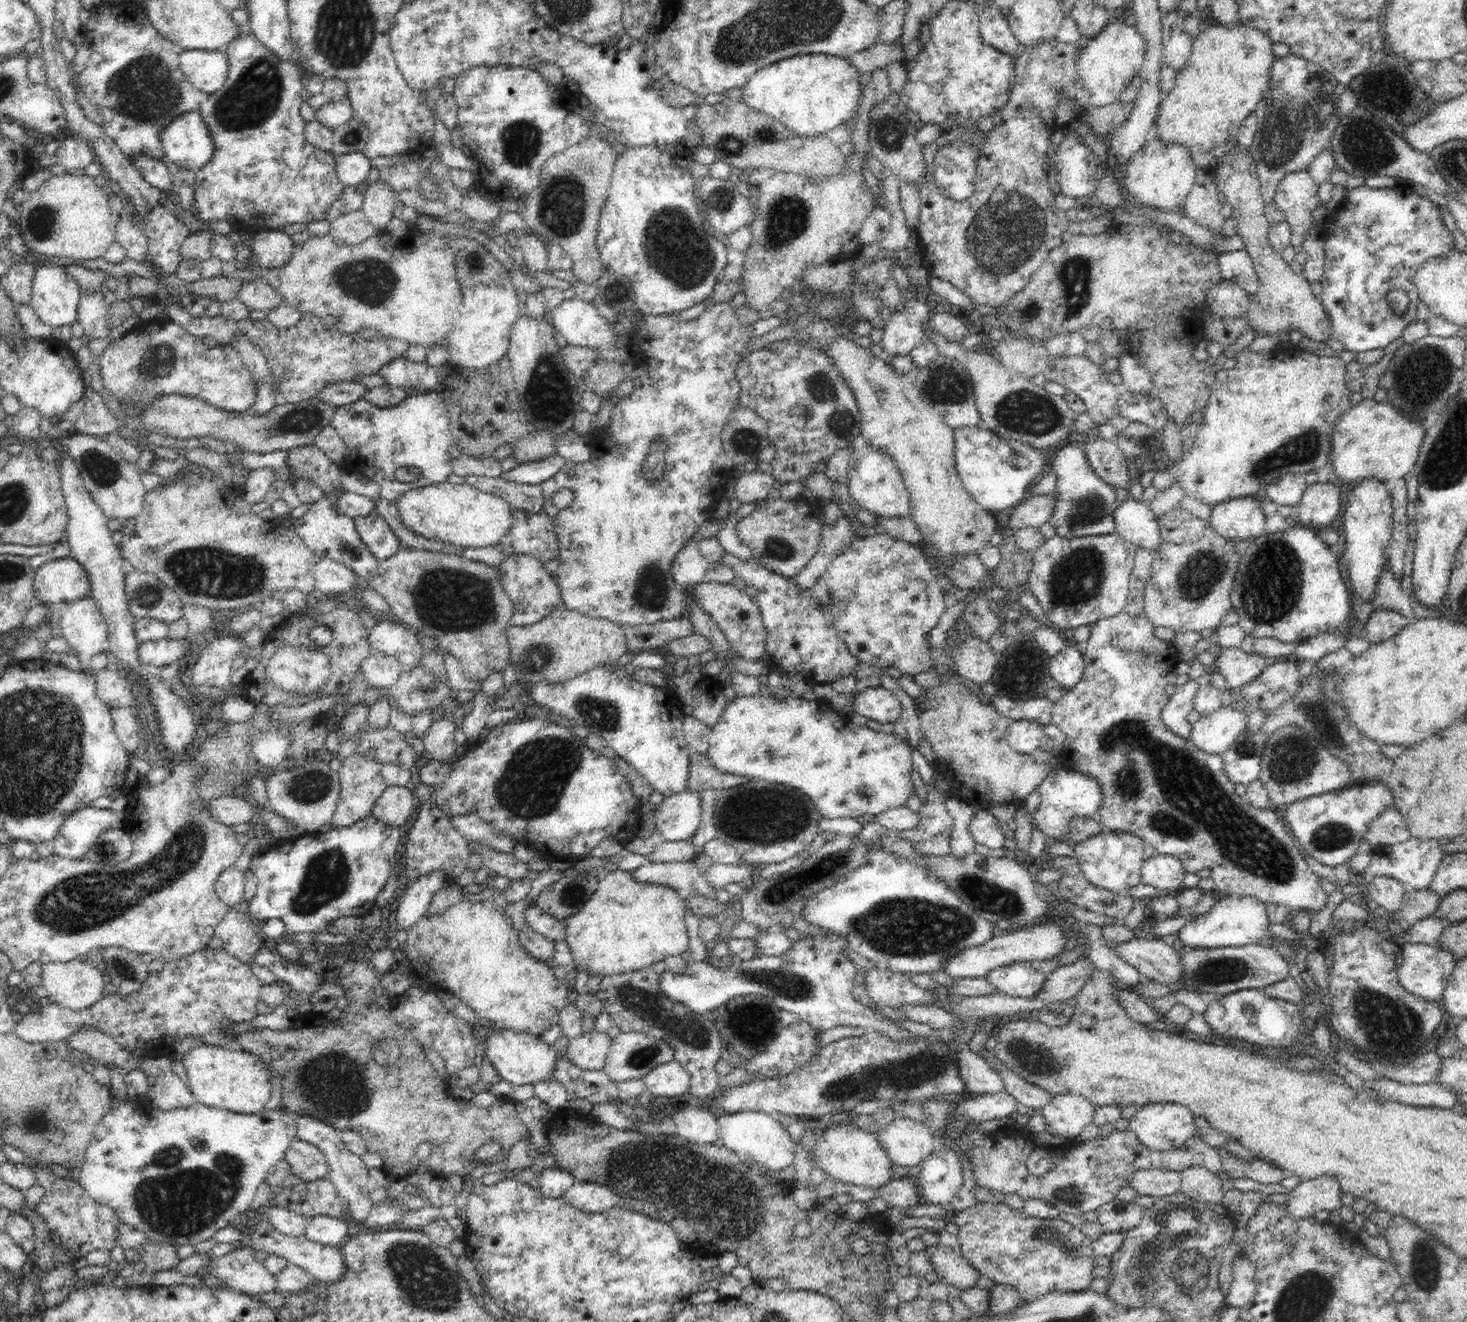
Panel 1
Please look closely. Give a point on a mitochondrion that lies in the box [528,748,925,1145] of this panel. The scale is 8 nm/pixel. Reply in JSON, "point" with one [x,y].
{"point":[767,816]}

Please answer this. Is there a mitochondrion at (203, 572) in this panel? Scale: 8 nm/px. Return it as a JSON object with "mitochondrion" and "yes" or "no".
{"mitochondrion":"yes"}

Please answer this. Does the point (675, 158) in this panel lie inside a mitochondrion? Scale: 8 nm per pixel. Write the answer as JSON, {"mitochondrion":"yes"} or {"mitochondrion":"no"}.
{"mitochondrion":"no"}

